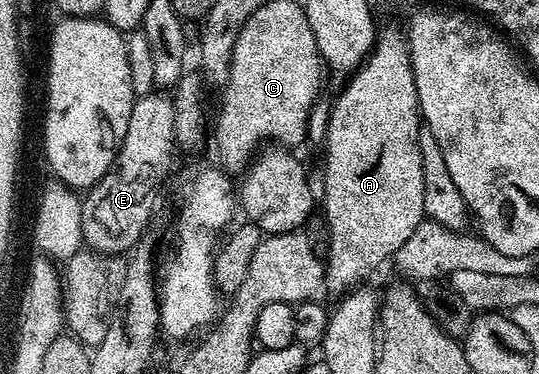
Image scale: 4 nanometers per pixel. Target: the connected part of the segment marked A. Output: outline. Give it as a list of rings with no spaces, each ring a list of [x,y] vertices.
[[[383,27],[376,33],[371,53],[363,65],[348,79],[345,93],[333,104],[333,113],[329,116],[329,125],[325,128],[325,224],[329,227],[329,256],[325,260],[324,291],[334,292],[337,298],[344,297],[350,290],[364,285],[365,280],[385,259],[393,258],[407,238],[411,237],[421,220],[426,219],[423,206],[423,158],[419,150],[417,135],[421,133],[423,121],[417,103],[417,87],[413,77],[413,63],[409,57],[409,42],[404,31]]]

